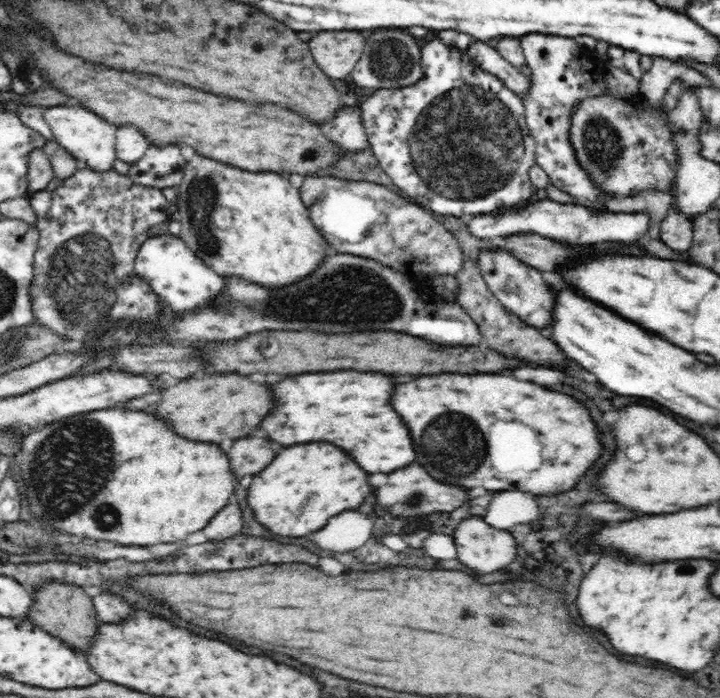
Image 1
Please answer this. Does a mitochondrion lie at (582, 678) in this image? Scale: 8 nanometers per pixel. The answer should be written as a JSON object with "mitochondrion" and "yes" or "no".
{"mitochondrion":"no"}

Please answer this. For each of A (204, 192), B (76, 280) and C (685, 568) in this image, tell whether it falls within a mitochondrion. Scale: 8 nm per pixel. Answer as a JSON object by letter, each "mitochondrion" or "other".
{"A":"mitochondrion","B":"mitochondrion","C":"other"}

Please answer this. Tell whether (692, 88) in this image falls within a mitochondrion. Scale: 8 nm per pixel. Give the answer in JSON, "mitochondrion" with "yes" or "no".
{"mitochondrion":"no"}

